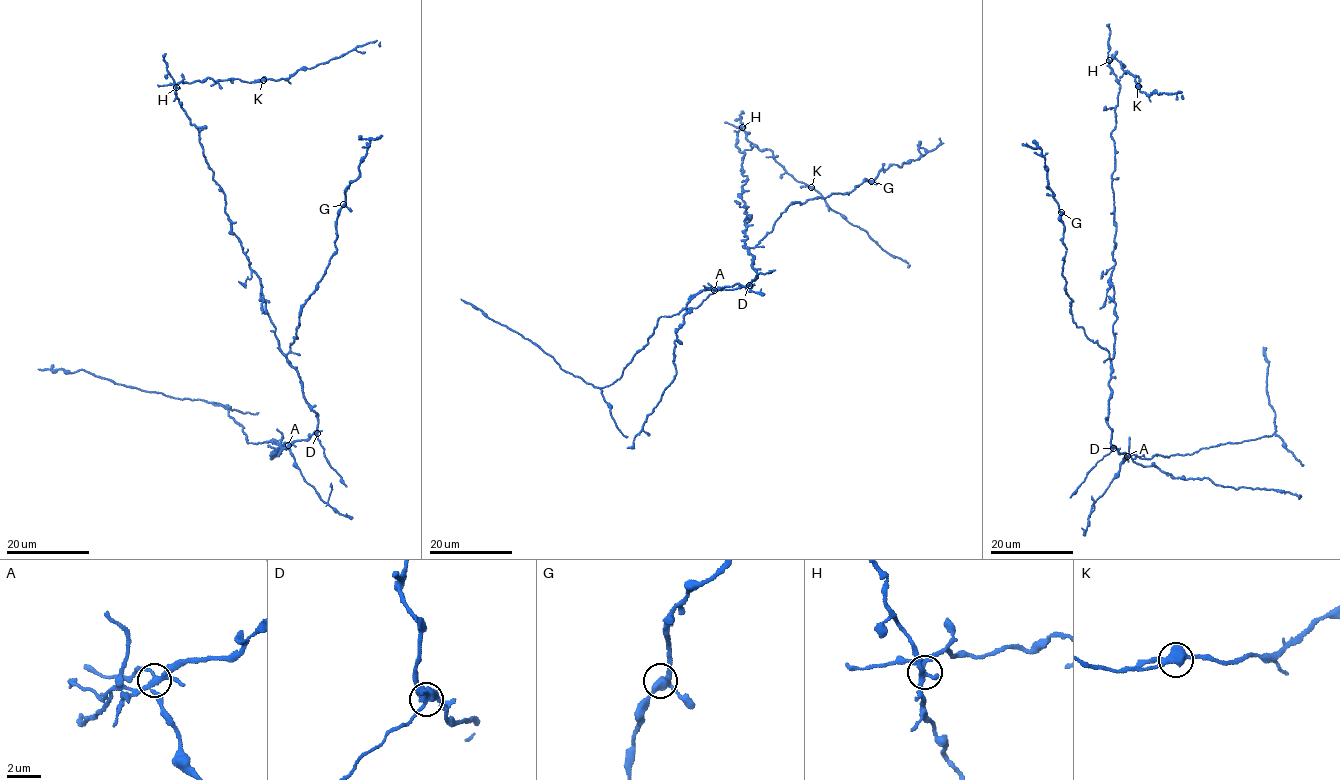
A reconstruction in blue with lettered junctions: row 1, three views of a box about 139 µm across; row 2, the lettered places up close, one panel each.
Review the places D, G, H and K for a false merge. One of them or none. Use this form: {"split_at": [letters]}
{"split_at": ["D"]}

